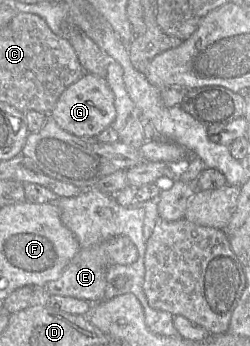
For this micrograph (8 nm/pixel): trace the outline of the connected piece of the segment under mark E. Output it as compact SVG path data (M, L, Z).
M116 236L102 243L82 249L65 267L60 277L46 284L50 295L73 297L91 304L104 301L107 285L106 272L112 265L130 265L138 258L138 251L133 242L126 236Z

